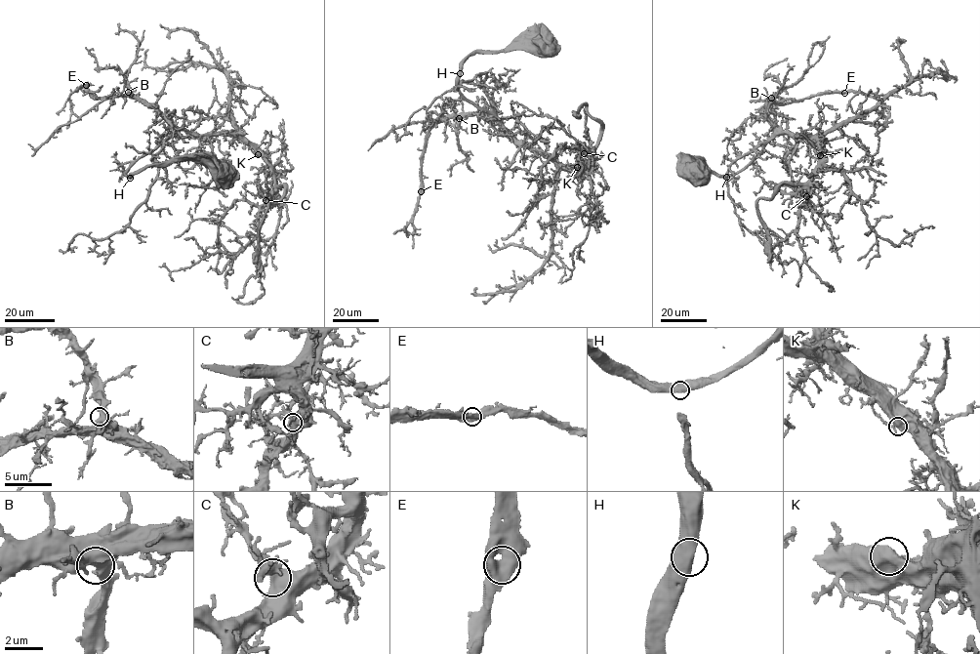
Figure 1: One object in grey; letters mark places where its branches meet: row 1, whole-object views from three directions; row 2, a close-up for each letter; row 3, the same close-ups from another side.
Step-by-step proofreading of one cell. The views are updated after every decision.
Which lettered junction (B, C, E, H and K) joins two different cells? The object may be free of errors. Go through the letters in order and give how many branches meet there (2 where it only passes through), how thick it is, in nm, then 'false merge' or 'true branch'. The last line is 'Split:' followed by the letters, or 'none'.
B: 2 branches meet; 600 nm thick; true branch
C: 2 branches meet; 500 nm thick; true branch
E: 2 branches meet; 650 nm thick; true branch
H: 2 branches meet; 600 nm thick; true branch
K: 2 branches meet; 600 nm thick; true branch
Split: none

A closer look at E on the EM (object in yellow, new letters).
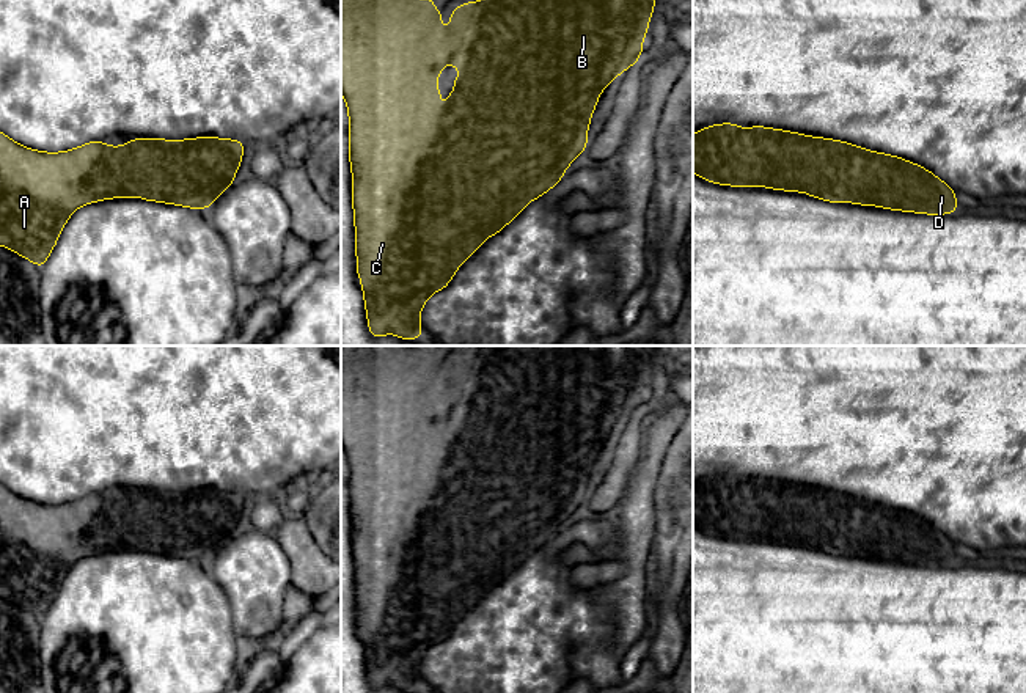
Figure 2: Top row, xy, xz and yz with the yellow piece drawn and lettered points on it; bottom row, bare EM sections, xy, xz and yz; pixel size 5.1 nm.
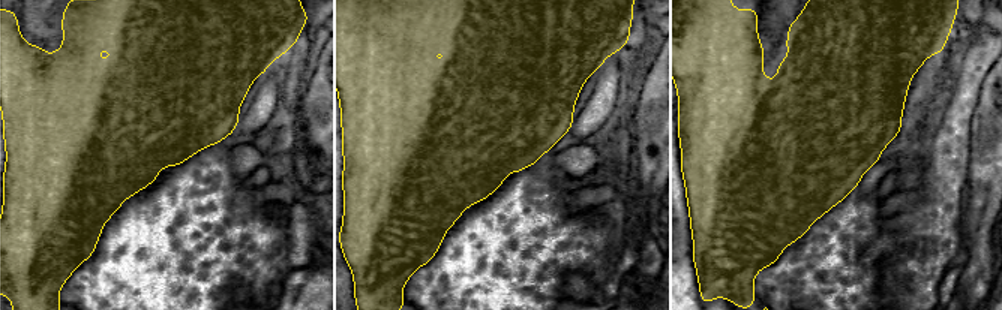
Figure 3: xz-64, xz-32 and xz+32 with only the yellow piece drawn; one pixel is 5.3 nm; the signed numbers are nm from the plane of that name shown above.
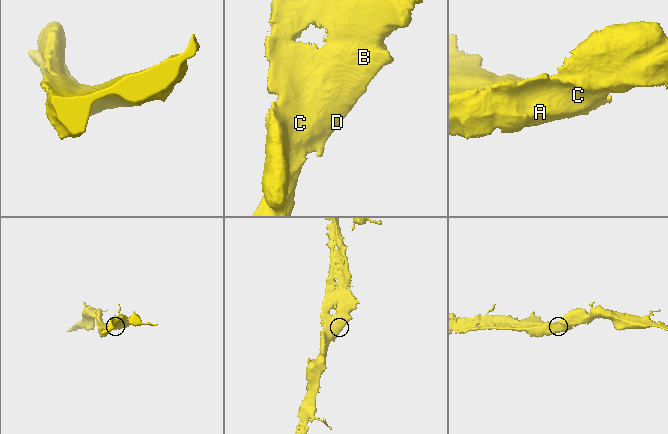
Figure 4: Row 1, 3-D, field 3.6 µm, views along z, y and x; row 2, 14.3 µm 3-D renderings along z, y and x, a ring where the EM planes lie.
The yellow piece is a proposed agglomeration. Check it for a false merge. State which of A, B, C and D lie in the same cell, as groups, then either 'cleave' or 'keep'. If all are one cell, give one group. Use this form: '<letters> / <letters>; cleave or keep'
A B C D; keep

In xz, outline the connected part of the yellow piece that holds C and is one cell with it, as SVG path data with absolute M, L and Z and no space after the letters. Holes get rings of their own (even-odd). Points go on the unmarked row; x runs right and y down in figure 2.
M341 346L341 445L349 462L349 512L352 519L352 556L355 574L357 625L365 647L368 680L371 688L394 685L402 691L418 691L423 687L420 665L427 649L442 643L453 632L464 611L468 611L481 596L500 585L533 552L545 547L564 528L573 511L588 501L588 479L597 451L605 438L627 420L633 418L643 405L641 393L649 380L649 369L655 361L652 346L493 346L475 355L464 354L446 366L454 374L440 382L442 365L434 352L415 352L412 346ZM459 418L464 426L454 429L454 445L446 459L432 454L445 451L435 432L445 420Z

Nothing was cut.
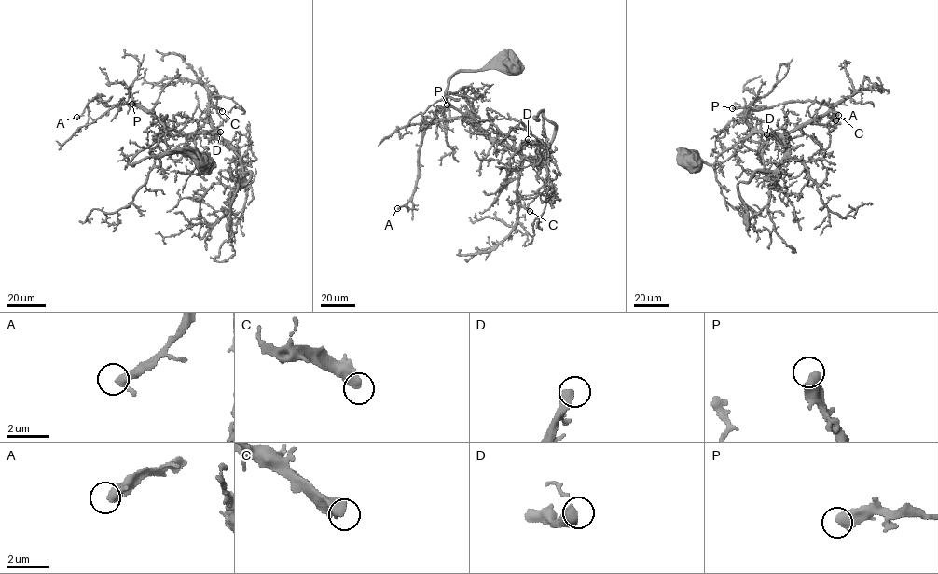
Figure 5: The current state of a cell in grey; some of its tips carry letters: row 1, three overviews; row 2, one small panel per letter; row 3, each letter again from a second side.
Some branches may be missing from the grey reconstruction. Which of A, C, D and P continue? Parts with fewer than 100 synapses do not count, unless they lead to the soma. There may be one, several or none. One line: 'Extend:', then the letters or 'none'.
Extend: D

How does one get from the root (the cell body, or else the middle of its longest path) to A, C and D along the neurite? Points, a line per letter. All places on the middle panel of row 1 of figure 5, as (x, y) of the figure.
A: (512, 64), (462, 70), (451, 77), (446, 100), (476, 123), (453, 118), (425, 129), (415, 191), (397, 208)
C: (512, 64), (455, 73), (446, 100), (519, 155), (517, 202), (530, 211)
D: (512, 64), (455, 73), (448, 83), (446, 100), (472, 118), (497, 141), (520, 151), (528, 139)

